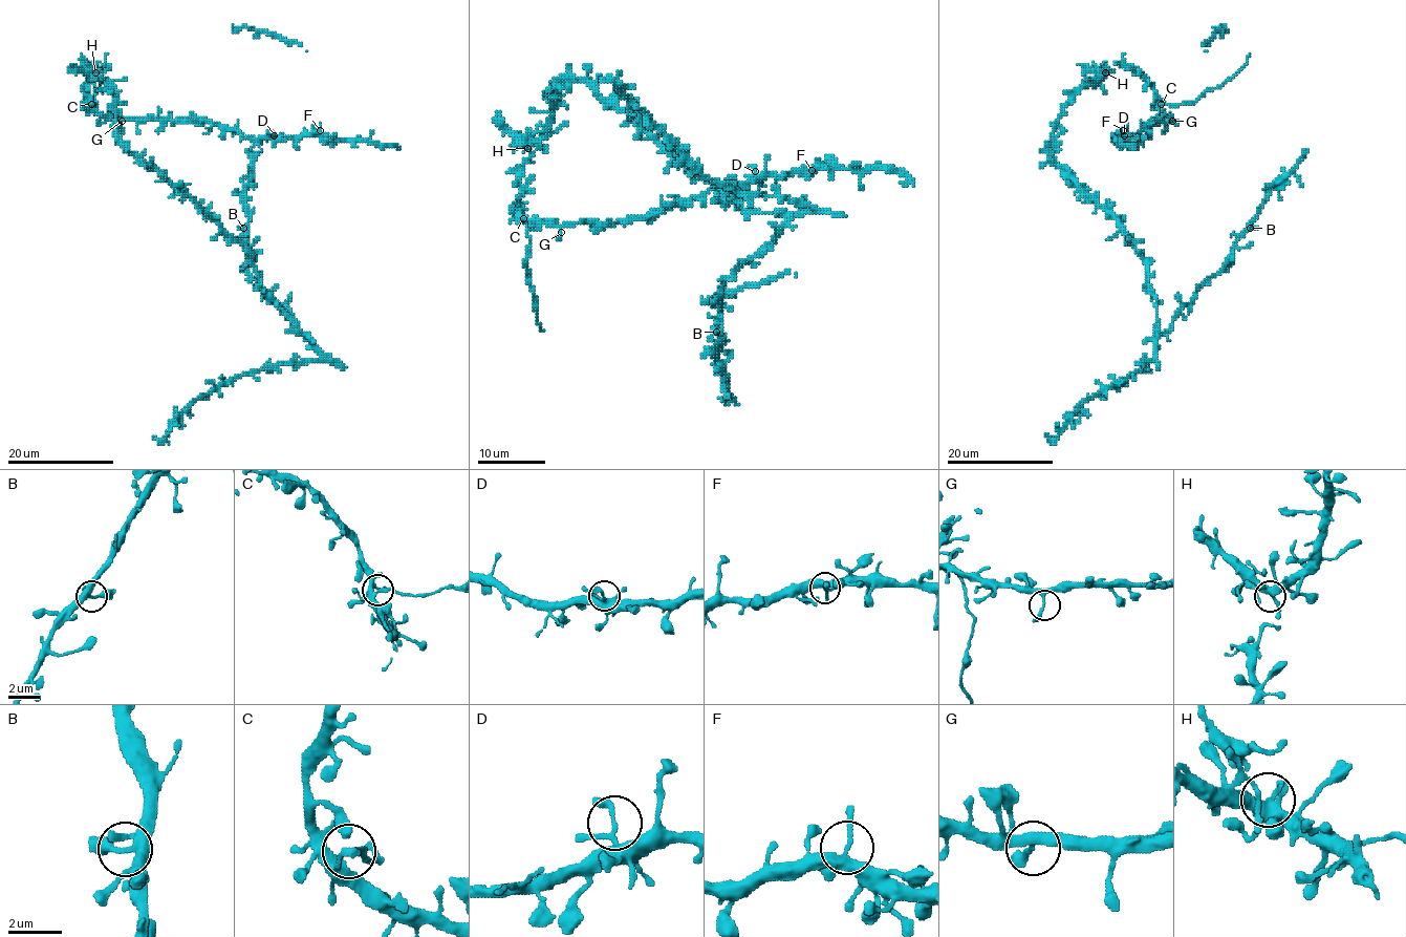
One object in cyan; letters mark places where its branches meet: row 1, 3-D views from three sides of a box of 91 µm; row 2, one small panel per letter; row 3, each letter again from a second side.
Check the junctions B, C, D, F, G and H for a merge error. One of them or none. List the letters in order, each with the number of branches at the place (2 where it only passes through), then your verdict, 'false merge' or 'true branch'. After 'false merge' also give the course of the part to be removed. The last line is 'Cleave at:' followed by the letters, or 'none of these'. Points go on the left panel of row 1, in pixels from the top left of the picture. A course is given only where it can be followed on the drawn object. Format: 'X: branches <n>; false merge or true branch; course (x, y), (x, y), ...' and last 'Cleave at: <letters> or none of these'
B: branches 4; true branch
C: branches 4; false merge; course (91, 103), (98, 105), (93, 101), (107, 55)
D: branches 3; true branch
F: branches 3; true branch
G: branches 3; true branch
H: branches 4; true branch
Cleave at: C

